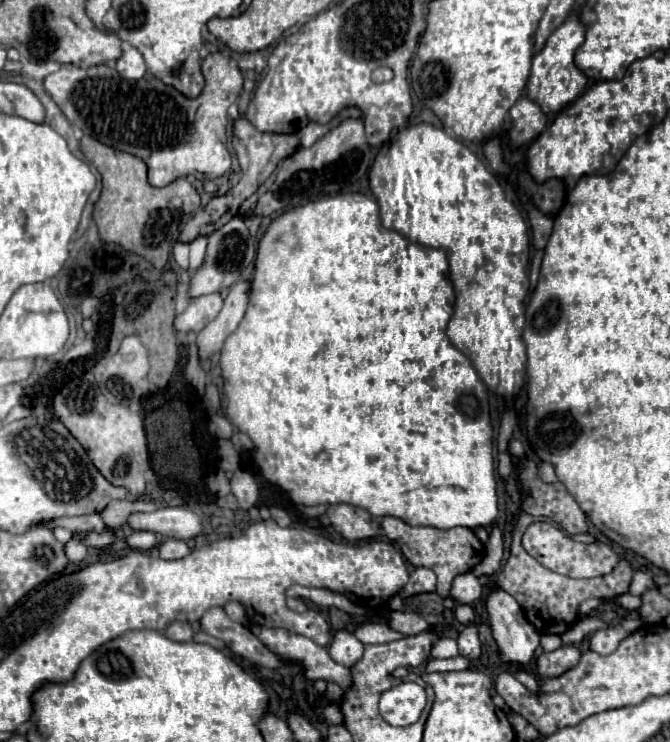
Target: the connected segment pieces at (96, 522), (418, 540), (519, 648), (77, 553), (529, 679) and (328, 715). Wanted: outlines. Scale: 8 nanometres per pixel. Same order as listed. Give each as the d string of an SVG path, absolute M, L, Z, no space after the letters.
M92 513L92 515L84 515L84 517L60 517L60 521L46 521L42 523L50 529L54 527L64 527L68 531L96 531L102 533L106 529L106 523L102 519L100 513Z
M384 517L382 519L382 529L388 535L390 541L394 541L402 555L414 565L414 567L428 567L436 573L438 583L436 583L436 593L440 597L448 597L450 595L450 585L454 581L456 575L468 573L472 571L482 555L484 555L484 545L480 543L480 539L472 533L472 529L464 529L464 527L456 527L456 529L432 529L432 527L412 527L396 517Z
M494 587L486 605L502 663L528 665L540 645L540 635L528 623L516 599Z
M70 539L66 545L68 545L68 559L70 559L70 561L80 563L80 561L86 557L88 547L86 547L84 543L80 543L80 541L76 541L76 539Z
M520 669L520 671L516 671L516 679L526 687L526 689L530 689L532 693L538 693L538 689L540 689L540 685L538 685L538 681L530 675L530 673L526 673L524 669Z
M328 705L328 707L324 709L324 719L326 719L330 725L340 725L340 723L344 721L344 715L342 715L342 711L340 711L338 705Z

